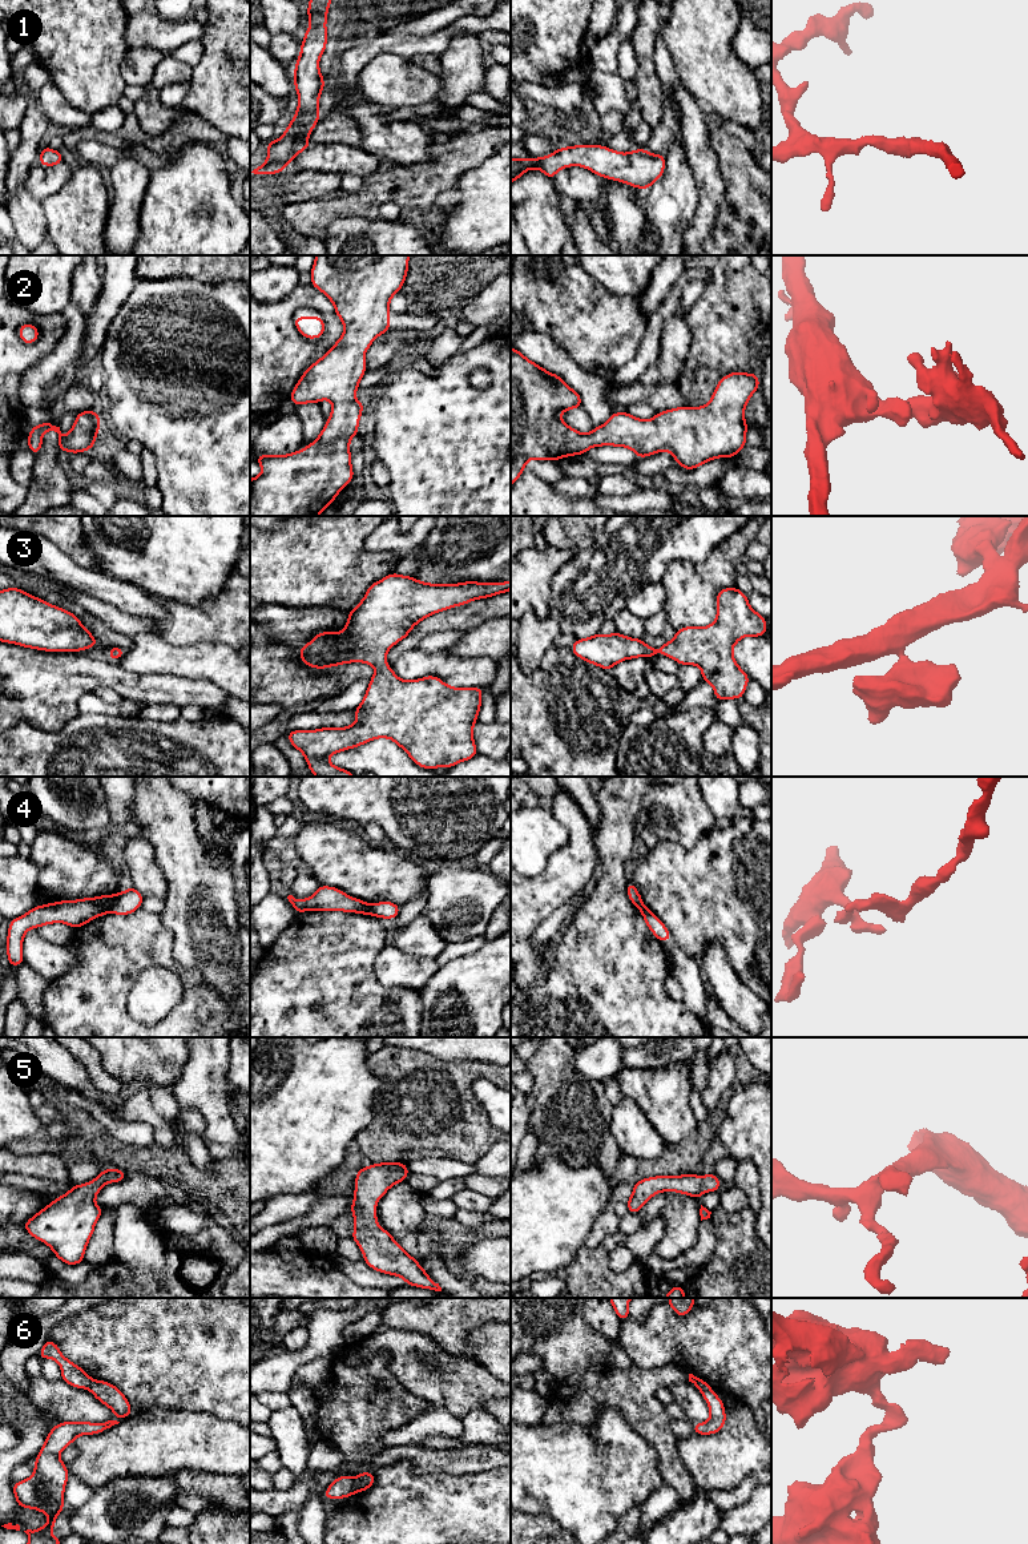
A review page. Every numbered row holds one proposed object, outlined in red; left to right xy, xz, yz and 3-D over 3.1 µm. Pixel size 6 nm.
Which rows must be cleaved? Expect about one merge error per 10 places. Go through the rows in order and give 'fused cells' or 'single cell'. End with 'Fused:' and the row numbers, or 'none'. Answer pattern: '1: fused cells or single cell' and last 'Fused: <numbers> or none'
1: single cell
2: single cell
3: single cell
4: single cell
5: single cell
6: fused cells
Fused: 6

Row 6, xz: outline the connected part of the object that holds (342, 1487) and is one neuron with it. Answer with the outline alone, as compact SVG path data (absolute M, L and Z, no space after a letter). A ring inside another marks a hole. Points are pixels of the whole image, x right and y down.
M338 1476L324 1491L323 1499L342 1499L352 1495L354 1479L350 1476Z

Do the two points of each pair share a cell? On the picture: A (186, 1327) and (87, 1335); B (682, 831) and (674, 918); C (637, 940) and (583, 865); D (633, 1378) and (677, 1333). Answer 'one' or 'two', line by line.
A: one
B: two
C: two
D: two

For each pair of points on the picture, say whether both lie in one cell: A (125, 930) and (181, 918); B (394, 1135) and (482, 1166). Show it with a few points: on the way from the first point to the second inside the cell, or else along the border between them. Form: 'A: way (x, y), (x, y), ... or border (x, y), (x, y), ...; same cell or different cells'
A: border (158, 914), (172, 934), (172, 952); different cells
B: border (496, 1141), (474, 1164); different cells

